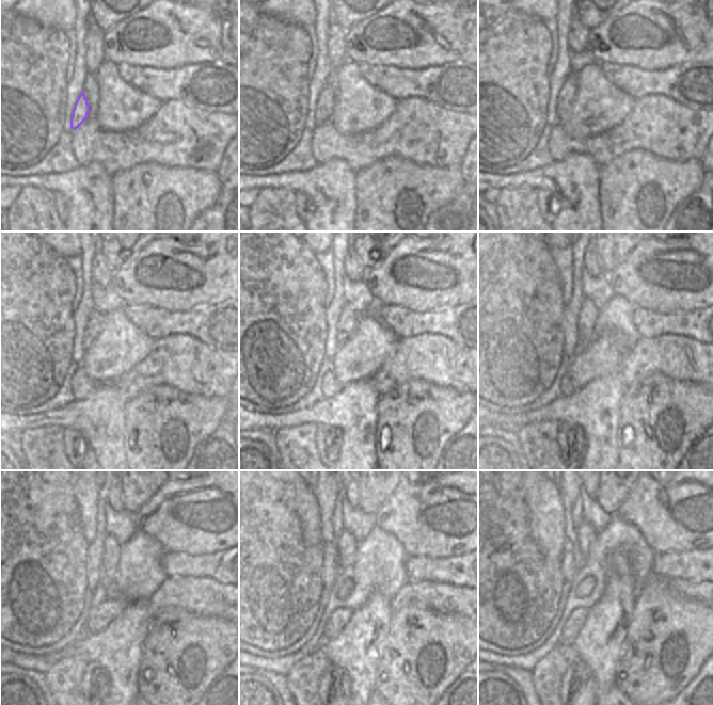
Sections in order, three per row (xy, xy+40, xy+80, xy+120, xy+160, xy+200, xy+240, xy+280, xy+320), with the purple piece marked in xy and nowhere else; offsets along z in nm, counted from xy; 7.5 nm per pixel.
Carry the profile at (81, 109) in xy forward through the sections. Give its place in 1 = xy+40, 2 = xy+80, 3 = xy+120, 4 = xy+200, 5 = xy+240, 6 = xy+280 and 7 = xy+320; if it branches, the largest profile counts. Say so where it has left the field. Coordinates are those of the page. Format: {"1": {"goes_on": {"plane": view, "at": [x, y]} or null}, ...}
{"1": {"goes_on": {"plane": "xy+40", "at": [326, 100]}}, "2": {"goes_on": {"plane": "xy+80", "at": [568, 93]}}, "3": {"goes_on": {"plane": "xy+120", "at": [95, 323]}}, "4": {"goes_on": {"plane": "xy+200", "at": [586, 327]}}, "5": {"goes_on": {"plane": "xy+240", "at": [110, 558]}}, "6": {"goes_on": {"plane": "xy+280", "at": [346, 545]}}, "7": {"goes_on": {"plane": "xy+320", "at": [586, 534]}}}

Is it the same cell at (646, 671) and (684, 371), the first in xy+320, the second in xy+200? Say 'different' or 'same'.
different

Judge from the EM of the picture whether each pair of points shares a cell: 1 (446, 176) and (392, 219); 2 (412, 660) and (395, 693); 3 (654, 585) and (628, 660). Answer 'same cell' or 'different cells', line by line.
1: same cell
2: same cell
3: same cell

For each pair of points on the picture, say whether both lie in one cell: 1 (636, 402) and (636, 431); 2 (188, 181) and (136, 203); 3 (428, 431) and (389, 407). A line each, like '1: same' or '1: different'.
1: same
2: same
3: same

